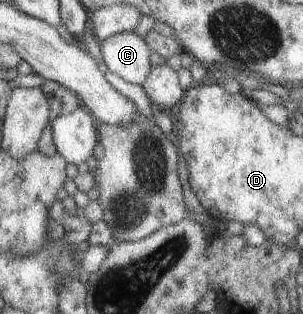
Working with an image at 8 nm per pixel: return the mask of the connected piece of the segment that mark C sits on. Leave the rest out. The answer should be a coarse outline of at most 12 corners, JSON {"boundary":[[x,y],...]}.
{"boundary":[[134,32],[104,40],[107,70],[141,87],[154,67]]}

